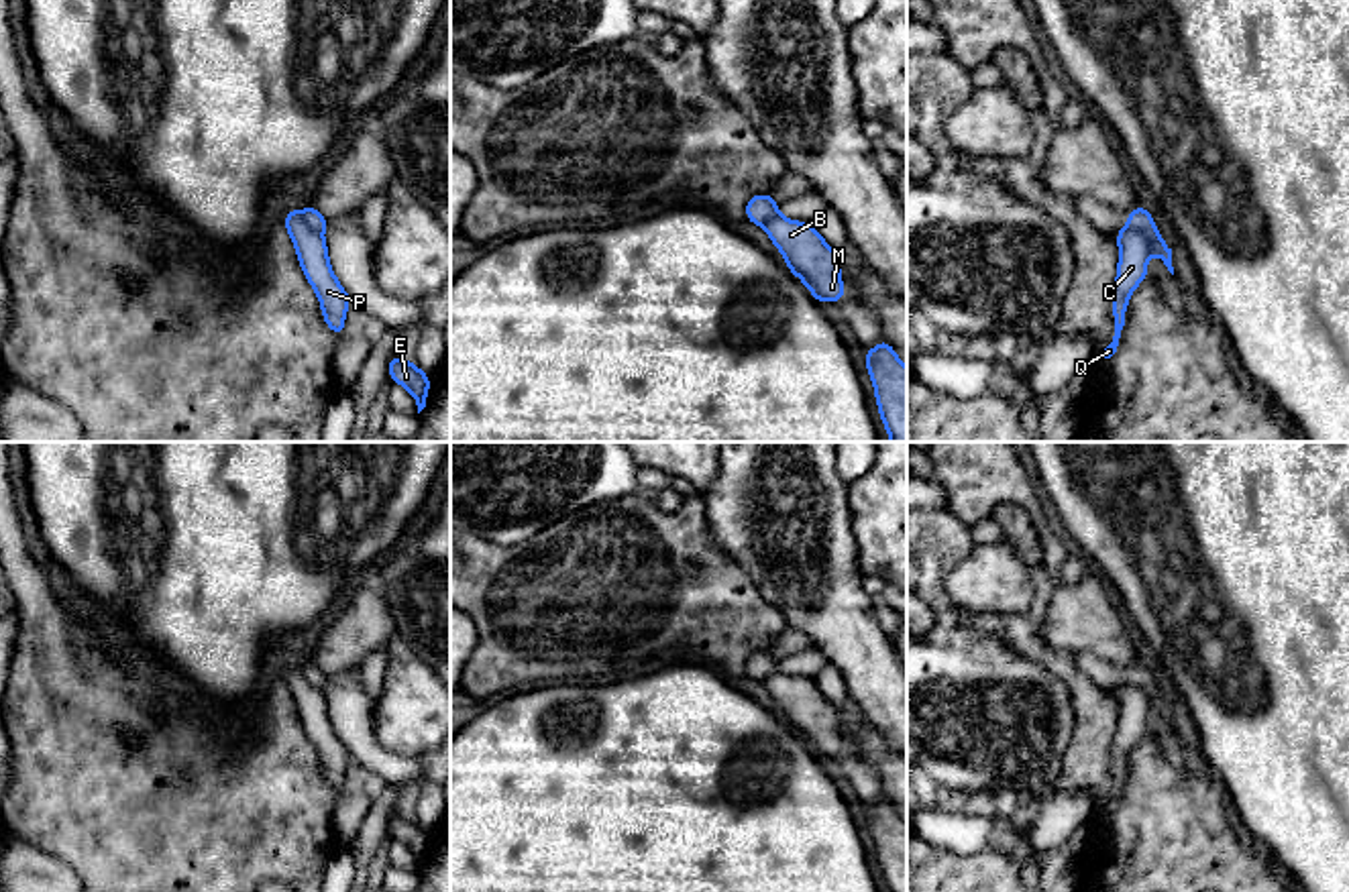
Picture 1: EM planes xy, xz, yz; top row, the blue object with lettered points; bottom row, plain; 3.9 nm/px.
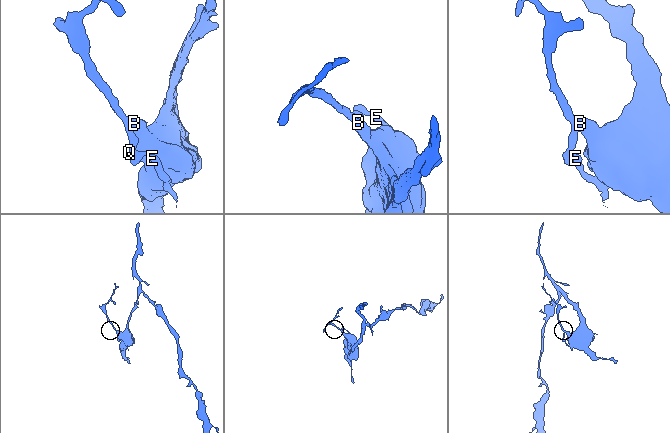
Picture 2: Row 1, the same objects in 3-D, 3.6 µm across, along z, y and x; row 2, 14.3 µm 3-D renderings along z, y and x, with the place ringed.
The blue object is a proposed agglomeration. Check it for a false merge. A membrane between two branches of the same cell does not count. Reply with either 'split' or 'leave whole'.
split

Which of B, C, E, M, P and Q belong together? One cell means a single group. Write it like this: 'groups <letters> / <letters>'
groups B M / C E P Q

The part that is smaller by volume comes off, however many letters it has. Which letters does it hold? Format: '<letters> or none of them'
C, E, P, Q

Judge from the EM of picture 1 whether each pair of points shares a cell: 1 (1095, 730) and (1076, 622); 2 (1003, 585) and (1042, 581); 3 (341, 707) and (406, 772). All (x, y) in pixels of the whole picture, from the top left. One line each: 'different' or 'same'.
1: different
2: different
3: same

